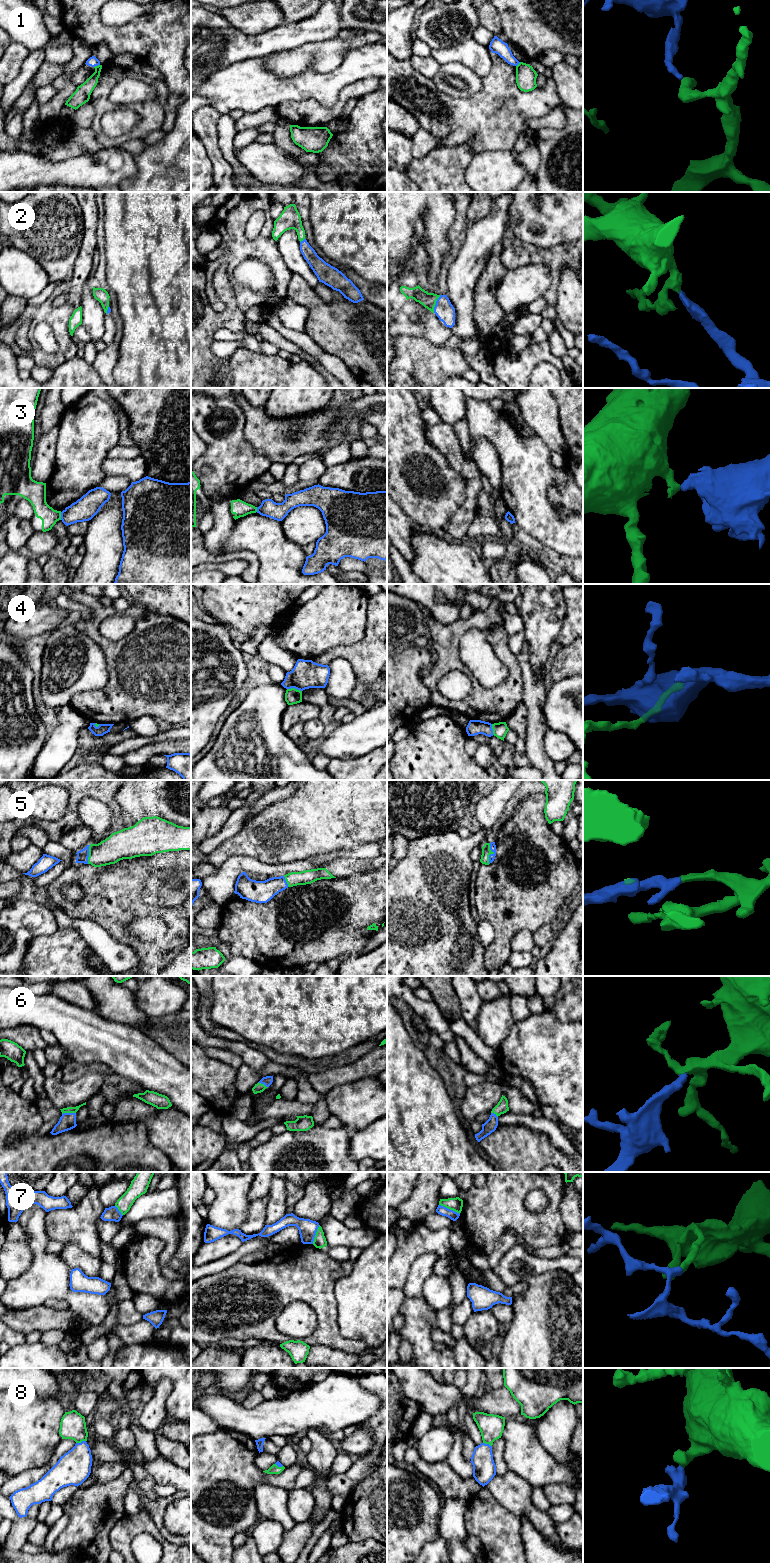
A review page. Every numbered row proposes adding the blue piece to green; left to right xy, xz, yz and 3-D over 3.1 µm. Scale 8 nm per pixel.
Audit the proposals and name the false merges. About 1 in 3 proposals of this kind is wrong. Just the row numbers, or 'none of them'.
1, 3, 4, 7

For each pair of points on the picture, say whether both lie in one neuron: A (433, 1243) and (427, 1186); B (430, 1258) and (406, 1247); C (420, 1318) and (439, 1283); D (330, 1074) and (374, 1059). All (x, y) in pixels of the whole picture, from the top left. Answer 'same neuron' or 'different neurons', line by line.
A: different neurons
B: different neurons
C: different neurons
D: same neuron

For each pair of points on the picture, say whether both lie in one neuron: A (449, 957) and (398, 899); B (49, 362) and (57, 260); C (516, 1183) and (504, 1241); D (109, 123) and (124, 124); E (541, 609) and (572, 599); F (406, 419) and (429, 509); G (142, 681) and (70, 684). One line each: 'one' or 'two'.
A: one
B: two
C: two
D: one
E: two
F: one
G: two

